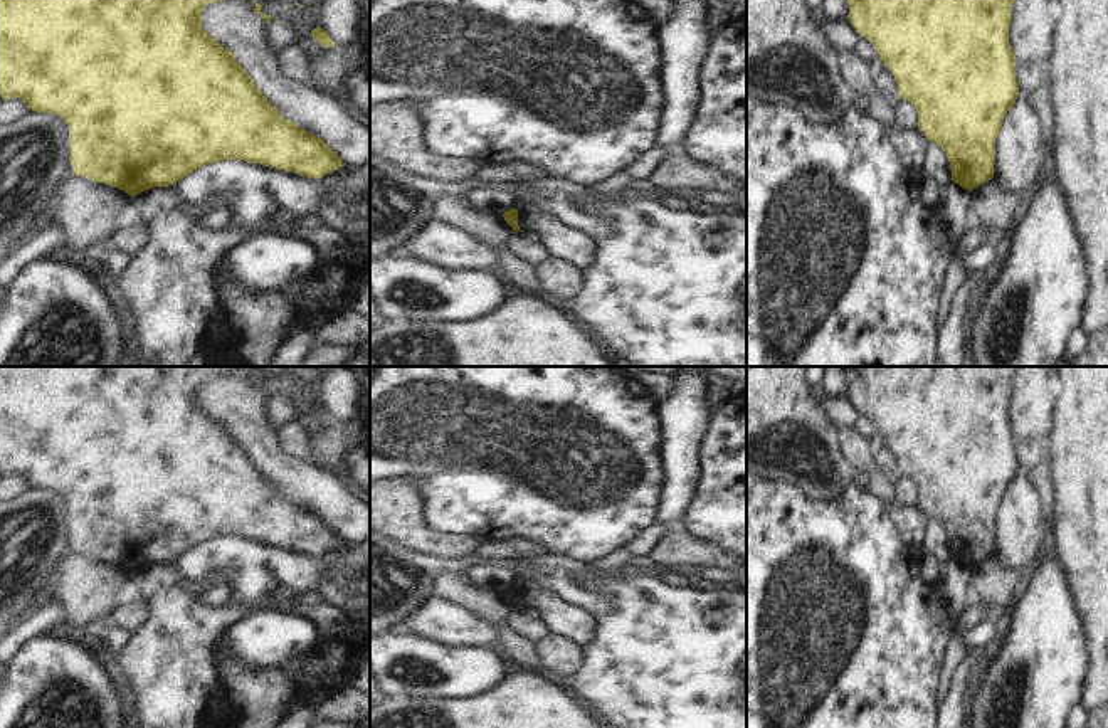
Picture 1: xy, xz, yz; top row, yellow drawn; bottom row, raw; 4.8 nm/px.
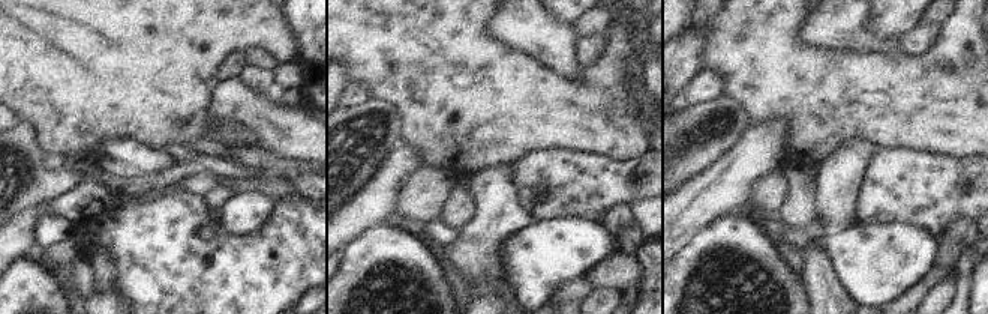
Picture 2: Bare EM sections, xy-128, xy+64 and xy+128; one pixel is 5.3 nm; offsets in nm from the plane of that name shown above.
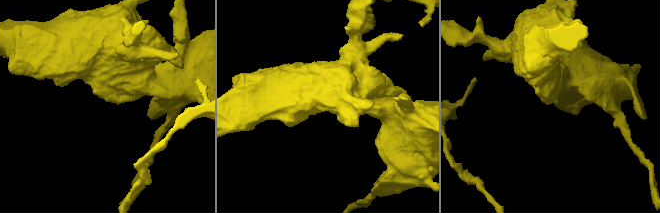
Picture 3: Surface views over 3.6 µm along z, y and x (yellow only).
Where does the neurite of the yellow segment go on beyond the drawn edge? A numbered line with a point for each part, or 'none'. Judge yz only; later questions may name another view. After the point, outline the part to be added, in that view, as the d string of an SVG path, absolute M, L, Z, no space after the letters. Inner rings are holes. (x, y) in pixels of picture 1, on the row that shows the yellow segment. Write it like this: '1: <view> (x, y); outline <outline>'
none

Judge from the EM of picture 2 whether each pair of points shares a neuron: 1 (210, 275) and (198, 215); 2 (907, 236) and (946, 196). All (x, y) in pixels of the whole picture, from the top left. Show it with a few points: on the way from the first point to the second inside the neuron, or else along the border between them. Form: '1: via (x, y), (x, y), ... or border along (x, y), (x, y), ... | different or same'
1: via (195, 260), (192, 257), (192, 230) | same
2: border along (883, 223), (924, 226), (939, 239) | different

